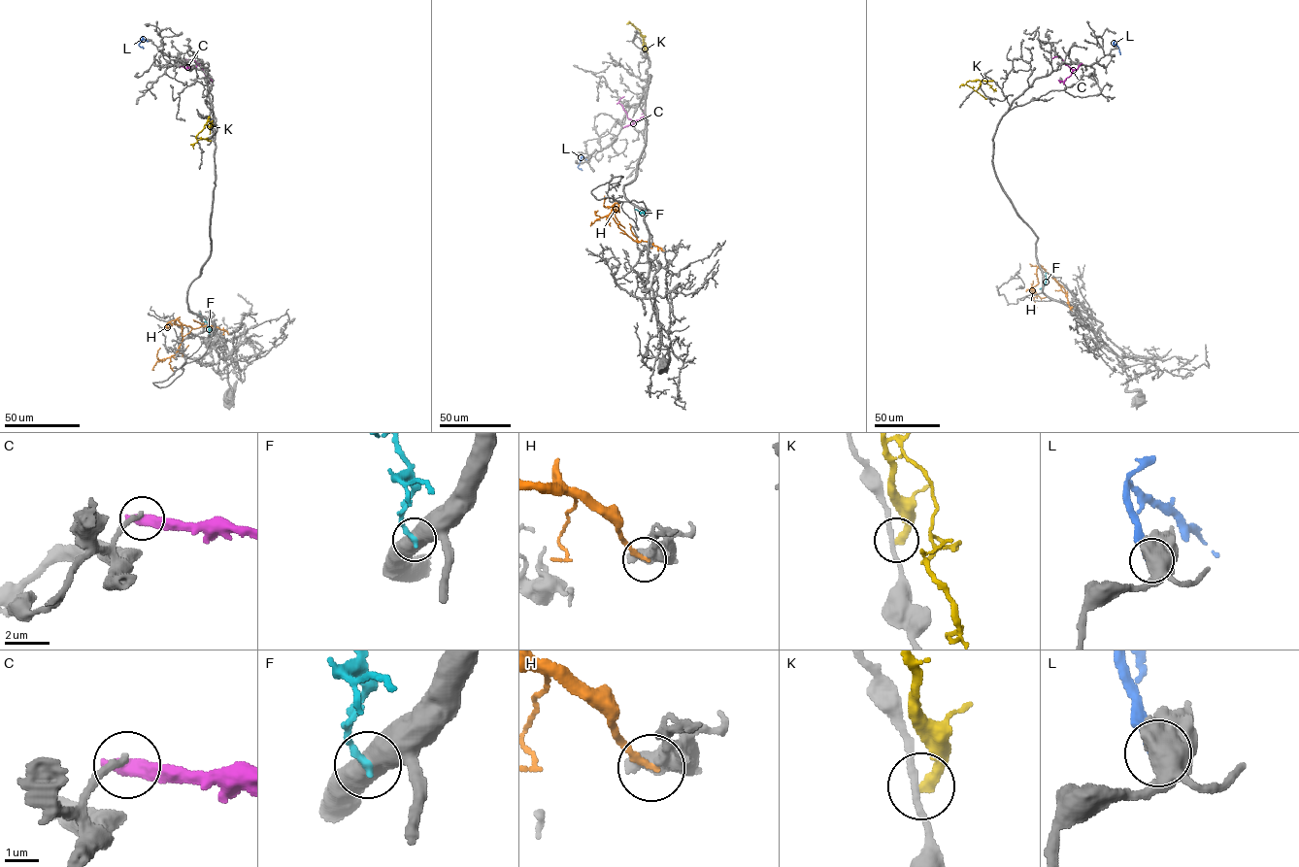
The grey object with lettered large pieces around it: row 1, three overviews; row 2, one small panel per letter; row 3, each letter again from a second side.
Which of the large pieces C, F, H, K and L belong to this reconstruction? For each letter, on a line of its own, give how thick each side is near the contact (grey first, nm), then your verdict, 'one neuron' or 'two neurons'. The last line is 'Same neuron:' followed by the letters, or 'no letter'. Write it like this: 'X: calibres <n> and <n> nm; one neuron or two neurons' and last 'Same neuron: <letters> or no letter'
C: calibres 190 and 550 nm; two neurons
F: calibres 800 and 240 nm; two neurons
H: calibres 800 and 200 nm; two neurons
K: calibres 200 and 360 nm; two neurons
L: calibres 750 and 360 nm; two neurons
Same neuron: no letter

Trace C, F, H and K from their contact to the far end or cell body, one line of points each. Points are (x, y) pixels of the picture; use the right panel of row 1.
C: (1082, 63), (1073, 70), (1060, 57), (1052, 58)
F: (1042, 292), (1046, 273)
H: (1071, 315), (1067, 294), (1041, 266), (1037, 269), (1038, 283), (1030, 289), (1034, 293), (1033, 281)
K: (993, 81), (966, 83), (984, 99)

